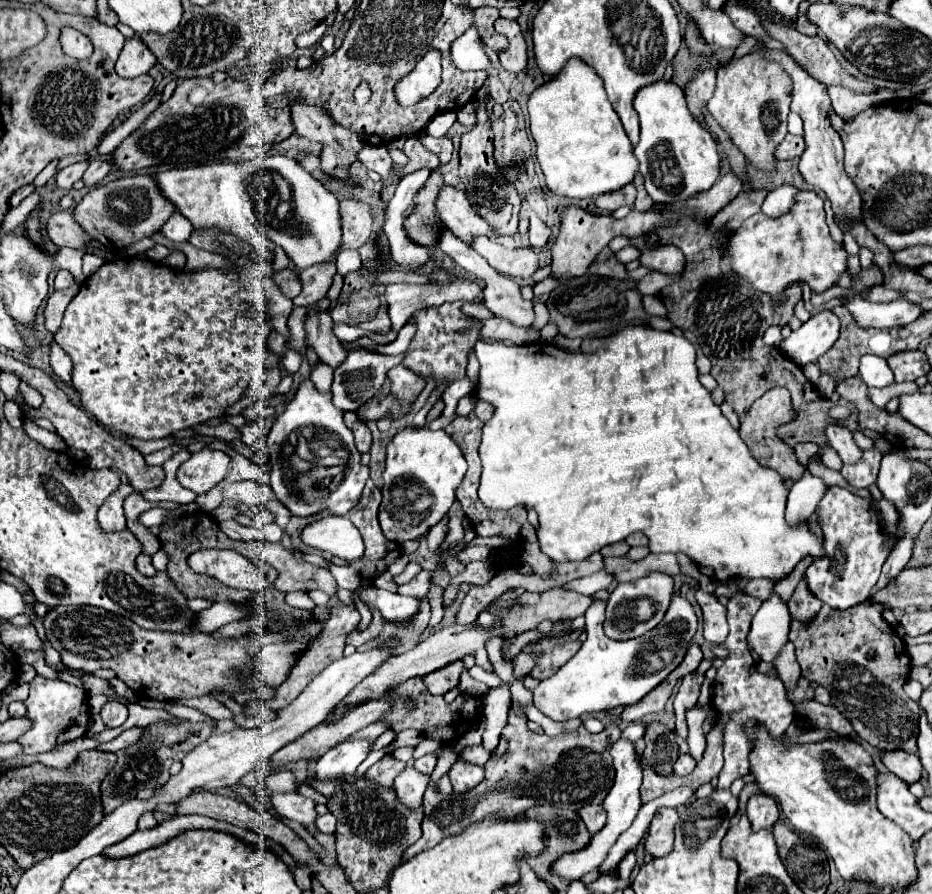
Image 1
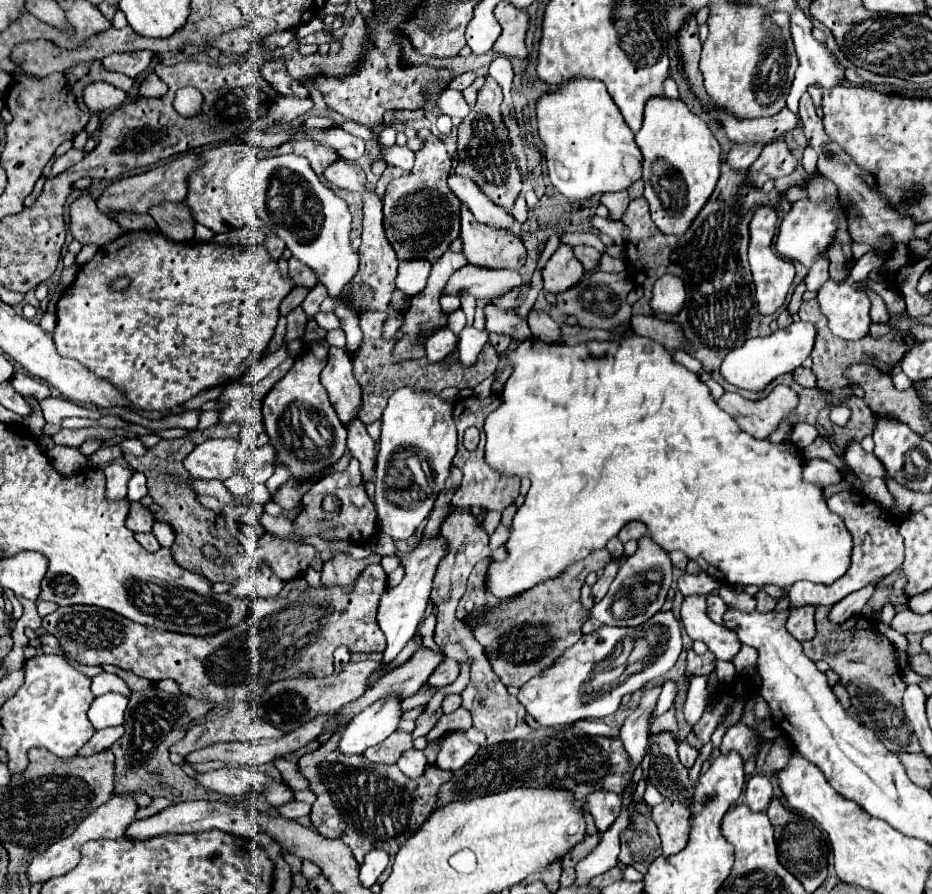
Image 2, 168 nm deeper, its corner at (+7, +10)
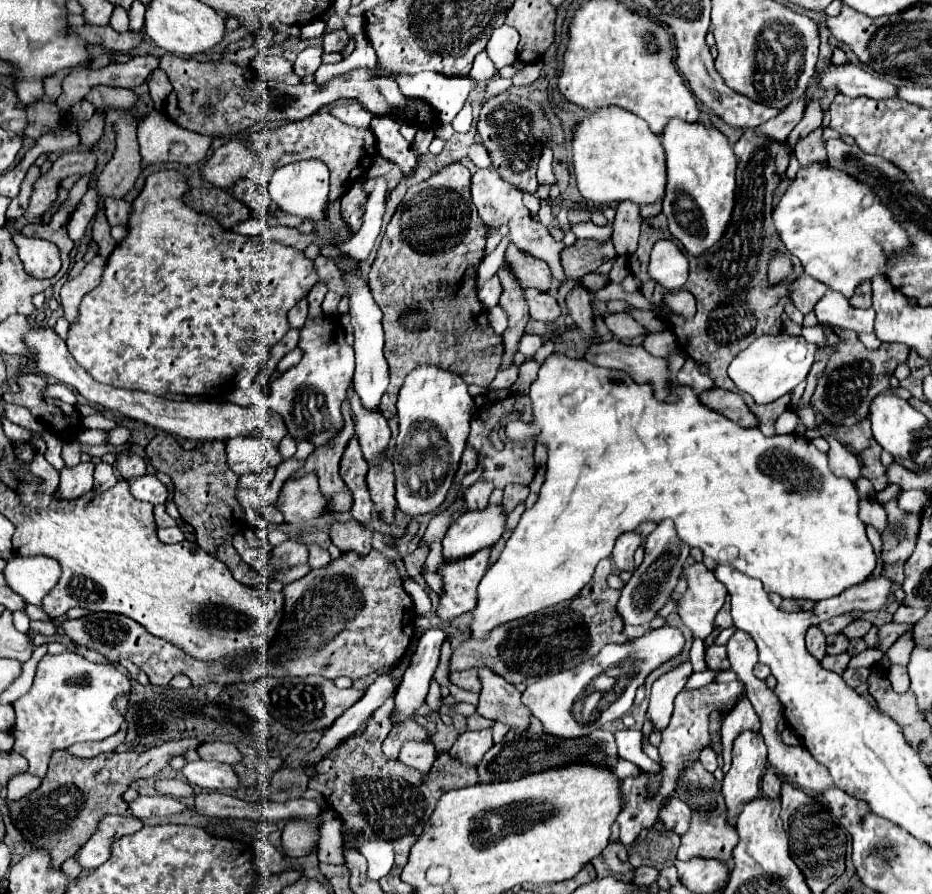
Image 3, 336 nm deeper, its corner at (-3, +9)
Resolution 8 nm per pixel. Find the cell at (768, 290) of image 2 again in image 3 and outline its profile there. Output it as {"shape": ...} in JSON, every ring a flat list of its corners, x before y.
{"shape":[[774,255,772,261,770,261,770,267,768,267,768,275,770,275,770,281,772,283,780,283,784,281,788,275,792,273,792,263,786,255]]}

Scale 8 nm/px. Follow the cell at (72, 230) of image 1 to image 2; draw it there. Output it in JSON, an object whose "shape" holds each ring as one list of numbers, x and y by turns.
{"shape":[[80,196,74,200,68,208,70,218,70,232,74,240,84,244,96,244,104,246,108,242,114,242,124,234,118,222,102,216,102,212,94,206,94,198]]}

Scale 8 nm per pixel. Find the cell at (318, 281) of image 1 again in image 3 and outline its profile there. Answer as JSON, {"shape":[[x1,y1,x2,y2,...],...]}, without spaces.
{"shape":[[300,299,300,303,296,303,288,311,288,323,290,323,290,327,300,329,306,323,306,317,308,317,308,301,306,299]]}

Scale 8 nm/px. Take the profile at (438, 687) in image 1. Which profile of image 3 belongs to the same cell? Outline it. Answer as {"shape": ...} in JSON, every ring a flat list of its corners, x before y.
{"shape":[[468,669,468,671,452,671,450,673,450,681,454,685,458,685,460,689,466,689,466,691,474,691,478,693,482,689,482,683,478,679,478,671,476,669]]}

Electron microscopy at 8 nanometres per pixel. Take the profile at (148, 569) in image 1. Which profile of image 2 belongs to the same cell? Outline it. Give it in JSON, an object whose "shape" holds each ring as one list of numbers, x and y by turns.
{"shape":[[136,534,134,538,136,538,136,542,138,542,142,548,146,548,148,552,156,552,156,550,160,548,160,544,158,544,156,538,154,538,154,534]]}

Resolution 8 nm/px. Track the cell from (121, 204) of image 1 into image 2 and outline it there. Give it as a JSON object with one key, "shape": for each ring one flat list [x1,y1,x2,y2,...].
{"shape":[[186,154,184,158,170,160,168,164,162,164,158,168,146,170,142,174,134,174,128,178,118,178,112,184,104,188,104,192,96,198,98,210,106,214,108,218,116,218,122,212,132,212,132,214,148,214,148,210,160,202,182,202,186,196,186,174,198,166,196,154]]}

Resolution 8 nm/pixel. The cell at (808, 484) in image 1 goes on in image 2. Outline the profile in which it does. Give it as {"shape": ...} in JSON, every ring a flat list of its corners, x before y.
{"shape":[[820,458,804,462,802,478,804,478,804,482,812,482,818,486,830,486,830,484,838,484,842,480,840,470]]}

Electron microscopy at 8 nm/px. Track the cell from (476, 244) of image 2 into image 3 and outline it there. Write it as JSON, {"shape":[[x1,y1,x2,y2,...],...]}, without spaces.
{"shape":[[512,243,506,249,506,261,510,263,512,271,518,275,518,279,522,281,524,287,534,287,544,293,550,289,552,273,544,261,540,261,524,251,518,251]]}

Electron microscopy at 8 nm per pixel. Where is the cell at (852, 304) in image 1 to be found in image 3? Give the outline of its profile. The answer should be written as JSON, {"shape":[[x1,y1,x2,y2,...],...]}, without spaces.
{"shape":[[826,291,814,305,814,315,820,325,852,329,856,333,874,331,874,309,854,309,838,291]]}

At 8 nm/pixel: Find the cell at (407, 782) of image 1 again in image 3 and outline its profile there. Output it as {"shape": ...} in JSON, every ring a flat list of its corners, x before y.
{"shape":[[406,741,400,749,398,761,406,763,408,767,414,767,418,771,428,771,436,759,436,751,432,741]]}

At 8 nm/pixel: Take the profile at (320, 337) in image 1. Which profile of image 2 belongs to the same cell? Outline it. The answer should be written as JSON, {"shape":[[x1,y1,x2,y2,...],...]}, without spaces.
{"shape":[[336,346,330,348,328,362,322,370,320,380,328,390,330,402,338,418,348,424,348,420,356,416,360,406,360,386,352,376,352,362,350,356,346,356,346,350]]}

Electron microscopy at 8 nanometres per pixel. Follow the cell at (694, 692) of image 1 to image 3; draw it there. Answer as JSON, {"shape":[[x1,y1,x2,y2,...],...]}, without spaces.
{"shape":[[712,645,712,647,706,651,706,665,708,665,708,667,722,667,722,669,728,669,726,645]]}

